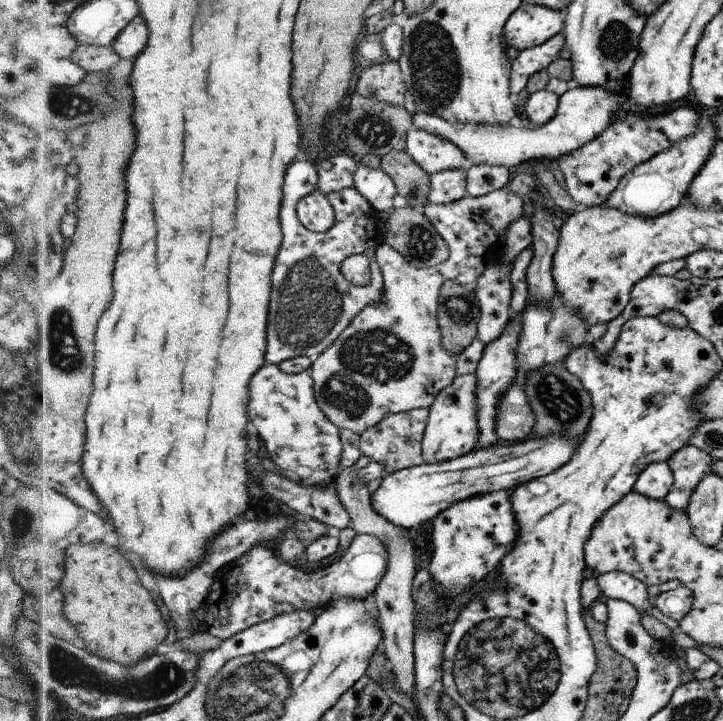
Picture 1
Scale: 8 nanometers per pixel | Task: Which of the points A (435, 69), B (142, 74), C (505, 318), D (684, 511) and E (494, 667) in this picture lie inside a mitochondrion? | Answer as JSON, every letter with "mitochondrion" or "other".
{"A":"mitochondrion","B":"other","C":"other","D":"other","E":"mitochondrion"}

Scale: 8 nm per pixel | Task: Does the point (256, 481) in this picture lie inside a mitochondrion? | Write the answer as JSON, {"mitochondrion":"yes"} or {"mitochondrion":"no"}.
{"mitochondrion":"no"}

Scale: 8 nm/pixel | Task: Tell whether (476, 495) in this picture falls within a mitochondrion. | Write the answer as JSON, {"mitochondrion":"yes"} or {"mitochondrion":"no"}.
{"mitochondrion":"no"}

